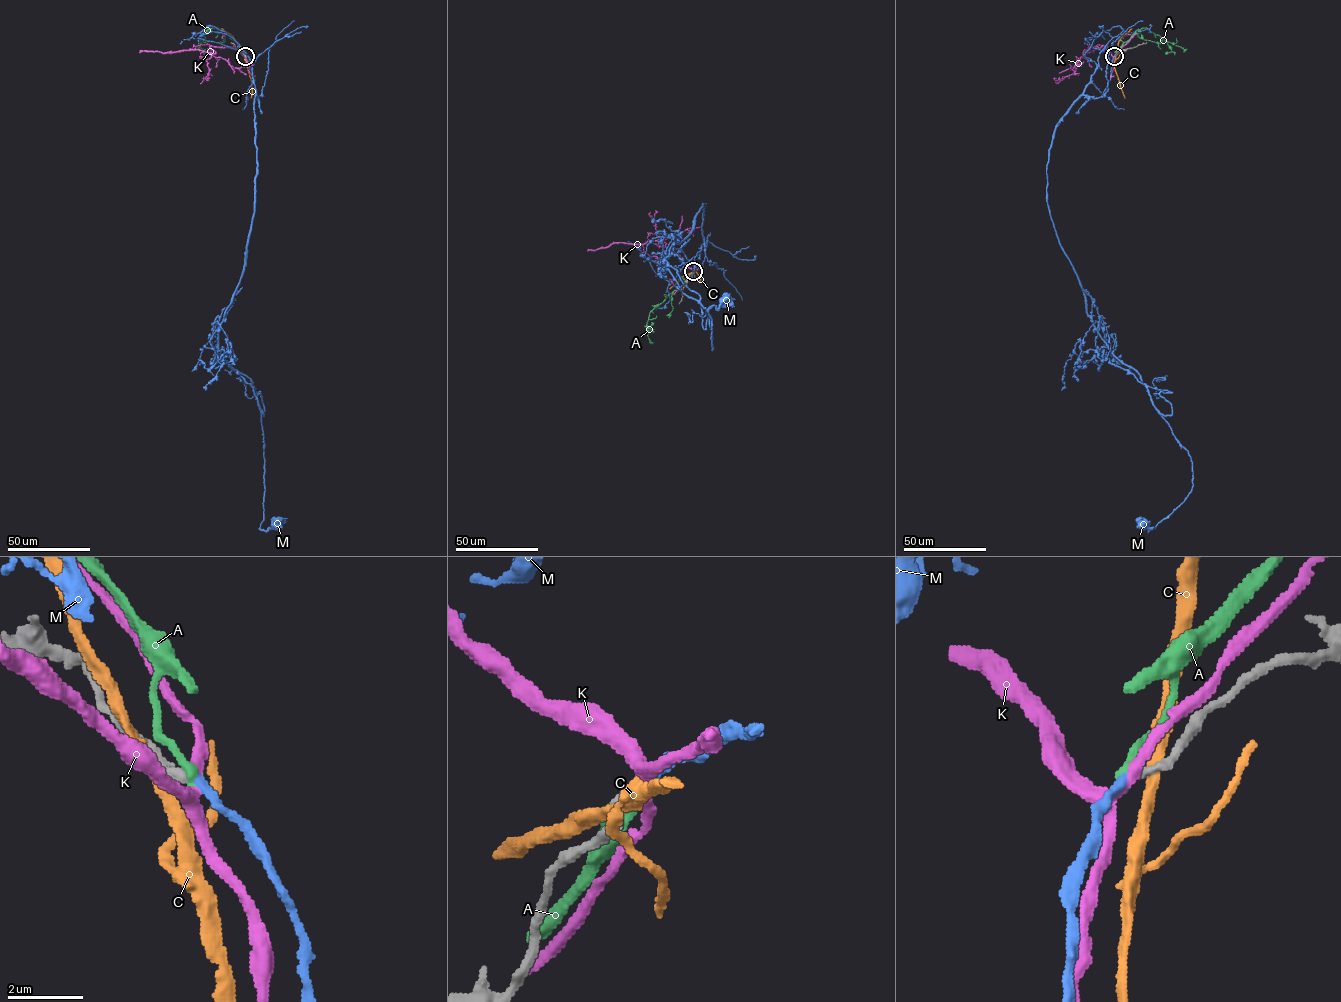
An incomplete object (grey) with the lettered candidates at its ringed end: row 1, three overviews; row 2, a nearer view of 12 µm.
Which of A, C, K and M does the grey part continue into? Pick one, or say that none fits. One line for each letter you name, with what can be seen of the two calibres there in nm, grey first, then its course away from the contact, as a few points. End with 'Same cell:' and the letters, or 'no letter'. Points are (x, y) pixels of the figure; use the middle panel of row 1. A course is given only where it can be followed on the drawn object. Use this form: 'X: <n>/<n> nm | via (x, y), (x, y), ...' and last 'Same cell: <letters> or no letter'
M: 240/240 nm | via (693, 271), (705, 256), (704, 204), (666, 267), (706, 309), (712, 349), (708, 311), (724, 299)
Same cell: M

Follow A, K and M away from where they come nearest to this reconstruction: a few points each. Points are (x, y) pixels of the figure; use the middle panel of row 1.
A: (693, 271), (678, 290), (650, 311), (647, 328), (648, 338), (653, 342)
K: (693, 271), (671, 249), (658, 245), (662, 242), (614, 242), (587, 251)
M: (693, 271), (705, 256), (704, 204), (666, 267), (706, 309), (712, 349), (708, 311), (724, 299)

